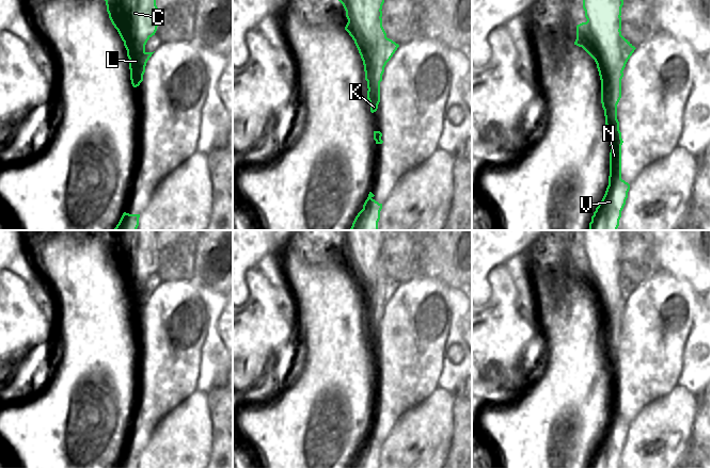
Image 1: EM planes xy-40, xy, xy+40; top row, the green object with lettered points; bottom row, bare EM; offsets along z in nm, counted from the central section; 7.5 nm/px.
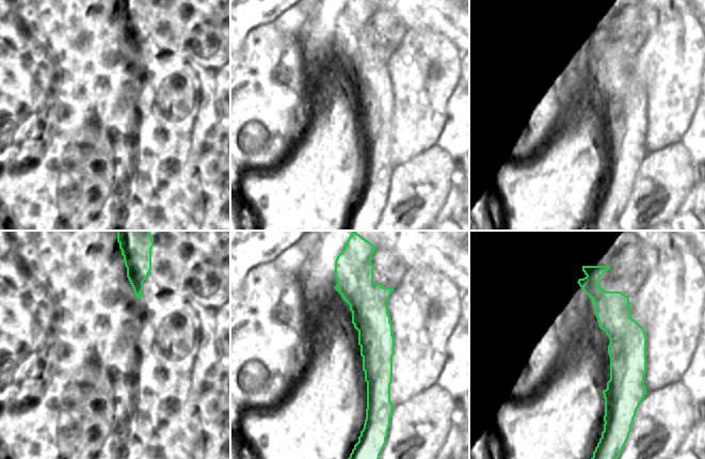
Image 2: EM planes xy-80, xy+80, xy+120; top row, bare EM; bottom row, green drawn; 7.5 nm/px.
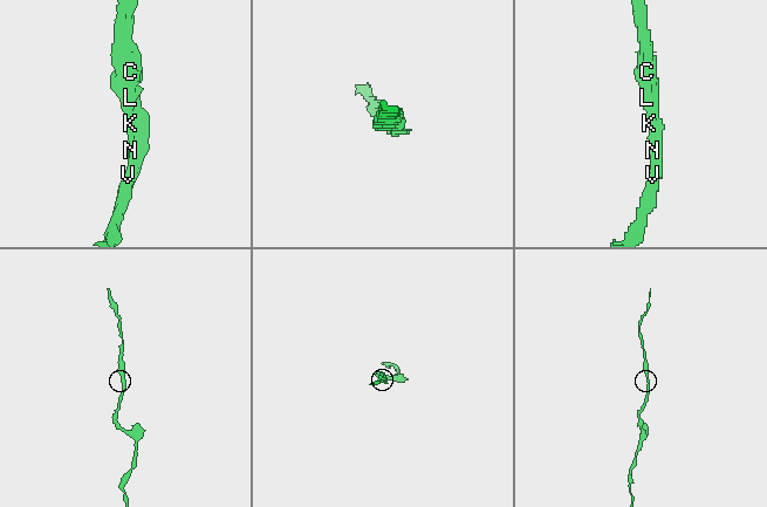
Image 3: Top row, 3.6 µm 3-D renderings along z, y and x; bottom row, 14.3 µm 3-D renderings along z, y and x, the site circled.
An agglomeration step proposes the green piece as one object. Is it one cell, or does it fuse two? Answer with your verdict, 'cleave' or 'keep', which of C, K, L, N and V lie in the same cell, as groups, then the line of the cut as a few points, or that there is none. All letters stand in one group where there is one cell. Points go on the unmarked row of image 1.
keep; groups C K L N V; cut none

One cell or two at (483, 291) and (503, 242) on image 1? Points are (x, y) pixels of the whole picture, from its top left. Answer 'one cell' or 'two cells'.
one cell

